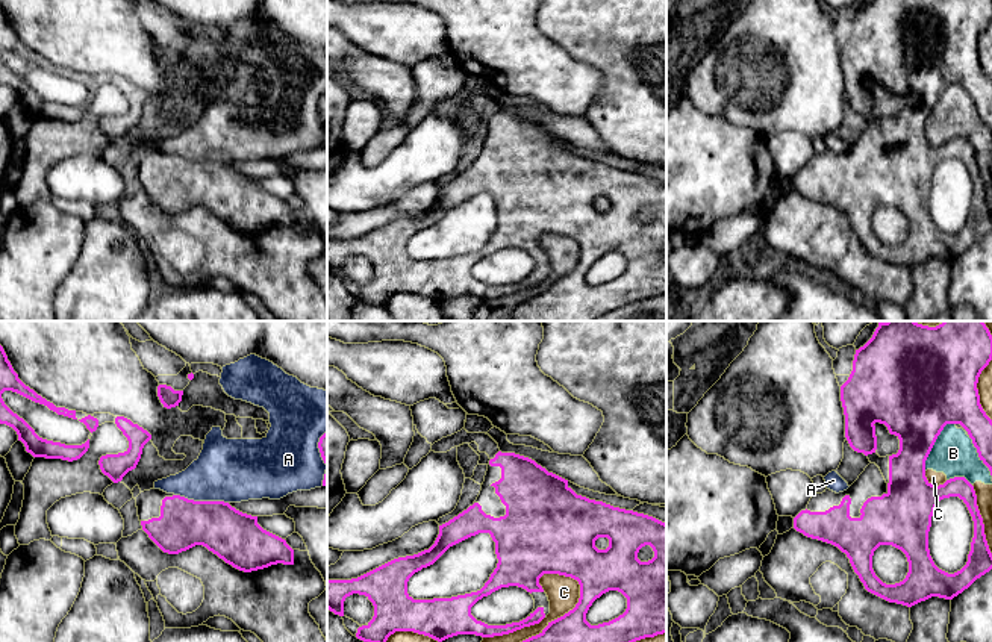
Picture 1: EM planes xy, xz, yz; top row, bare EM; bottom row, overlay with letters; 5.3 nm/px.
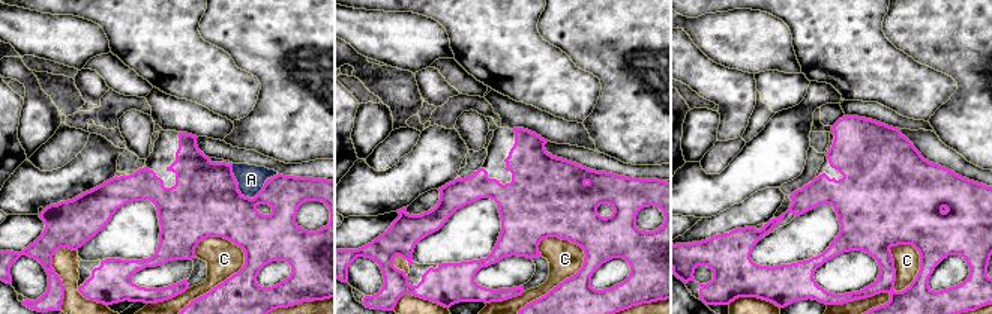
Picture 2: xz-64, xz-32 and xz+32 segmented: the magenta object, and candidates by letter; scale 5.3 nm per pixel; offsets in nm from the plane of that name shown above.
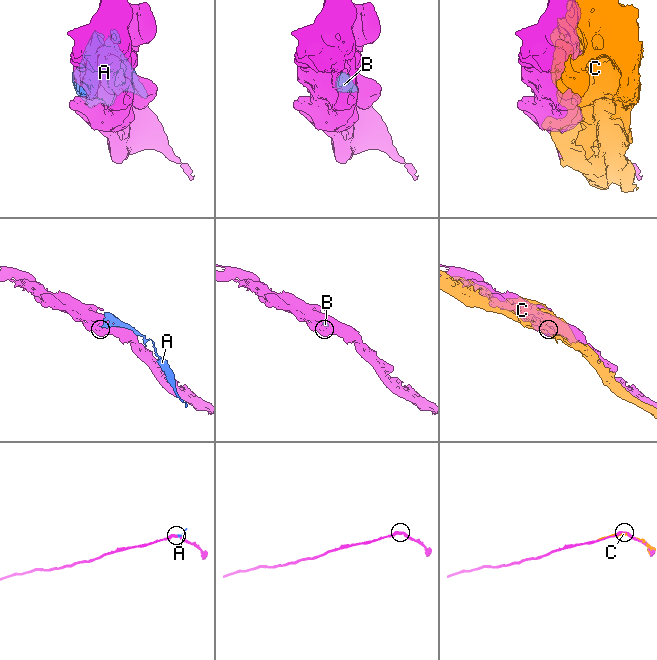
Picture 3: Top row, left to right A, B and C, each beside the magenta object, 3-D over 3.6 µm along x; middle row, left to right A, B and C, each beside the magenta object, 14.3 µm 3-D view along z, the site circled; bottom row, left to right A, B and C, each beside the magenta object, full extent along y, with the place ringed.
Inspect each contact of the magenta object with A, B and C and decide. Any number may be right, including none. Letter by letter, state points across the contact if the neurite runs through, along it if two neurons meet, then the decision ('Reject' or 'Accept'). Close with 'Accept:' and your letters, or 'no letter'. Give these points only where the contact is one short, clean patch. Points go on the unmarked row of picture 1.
A: Reject
B: Reject
C: Reject
Accept: no letter

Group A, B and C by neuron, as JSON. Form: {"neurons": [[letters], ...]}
{"neurons": [["A"], ["B", "C"]]}

